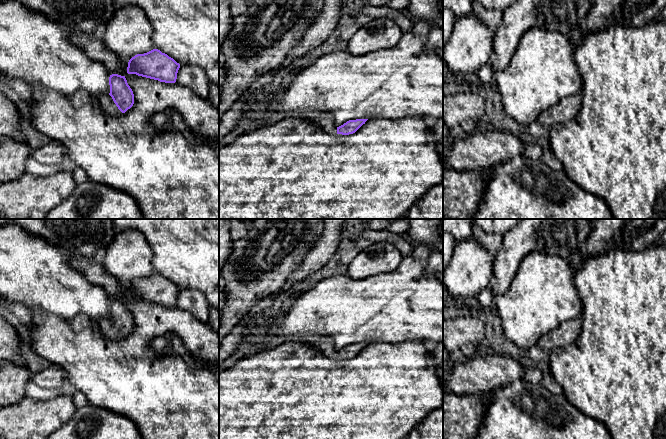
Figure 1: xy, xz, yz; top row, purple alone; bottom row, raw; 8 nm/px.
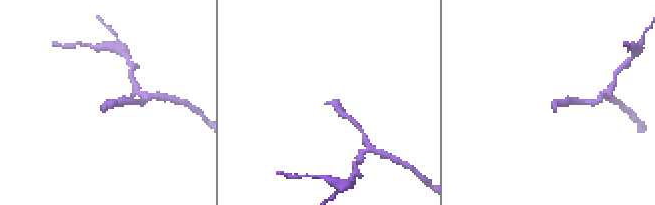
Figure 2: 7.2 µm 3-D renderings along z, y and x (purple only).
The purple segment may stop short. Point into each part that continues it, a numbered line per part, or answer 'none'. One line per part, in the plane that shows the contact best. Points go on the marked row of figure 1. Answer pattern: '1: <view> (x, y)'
1: xy (107, 104)

